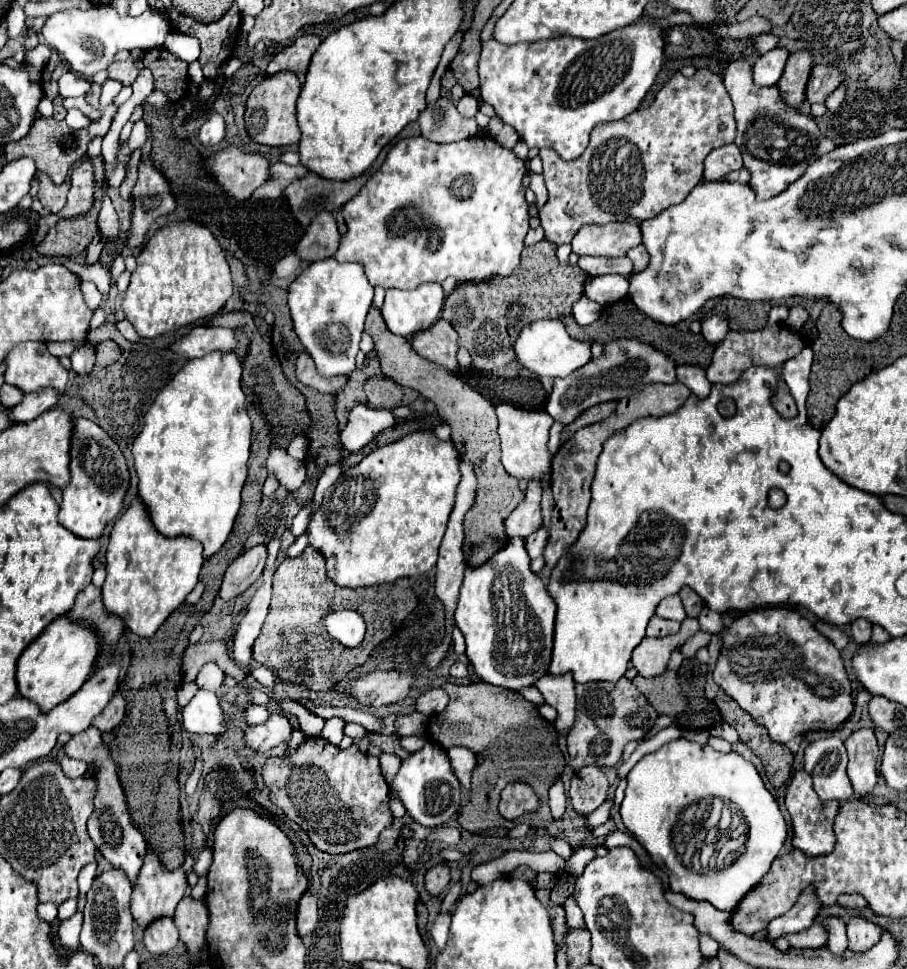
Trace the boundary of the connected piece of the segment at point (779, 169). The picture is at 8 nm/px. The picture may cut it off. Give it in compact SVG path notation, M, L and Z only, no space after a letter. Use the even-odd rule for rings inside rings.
M745 60L731 62L727 66L727 72L723 74L723 82L735 106L735 122L737 122L735 144L741 148L743 166L751 172L749 186L755 190L757 200L767 200L785 190L789 182L797 180L805 172L811 158L819 158L837 146L833 140L821 136L819 126L811 116L787 108L779 96L777 86L769 88L755 86L751 78L751 66ZM775 128L787 130L785 134L793 130L793 140L785 140L785 136L775 138L773 136Z

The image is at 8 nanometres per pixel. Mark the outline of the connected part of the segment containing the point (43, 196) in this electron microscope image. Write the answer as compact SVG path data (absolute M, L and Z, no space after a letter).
M37 172L37 178L41 182L41 188L39 188L39 194L37 198L41 200L41 204L45 208L49 208L51 212L61 212L63 206L67 204L67 192L69 192L69 178L63 182L63 184L55 184L47 178L47 174L41 174Z

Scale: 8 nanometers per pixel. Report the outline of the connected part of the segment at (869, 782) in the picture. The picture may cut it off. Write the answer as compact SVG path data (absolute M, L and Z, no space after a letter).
M861 728L853 732L845 740L847 752L849 752L849 766L847 774L855 792L855 800L863 800L865 796L871 794L875 788L879 776L877 776L877 738L873 734L873 728Z

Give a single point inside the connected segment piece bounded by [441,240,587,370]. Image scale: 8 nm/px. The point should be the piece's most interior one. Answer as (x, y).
(488, 316)

